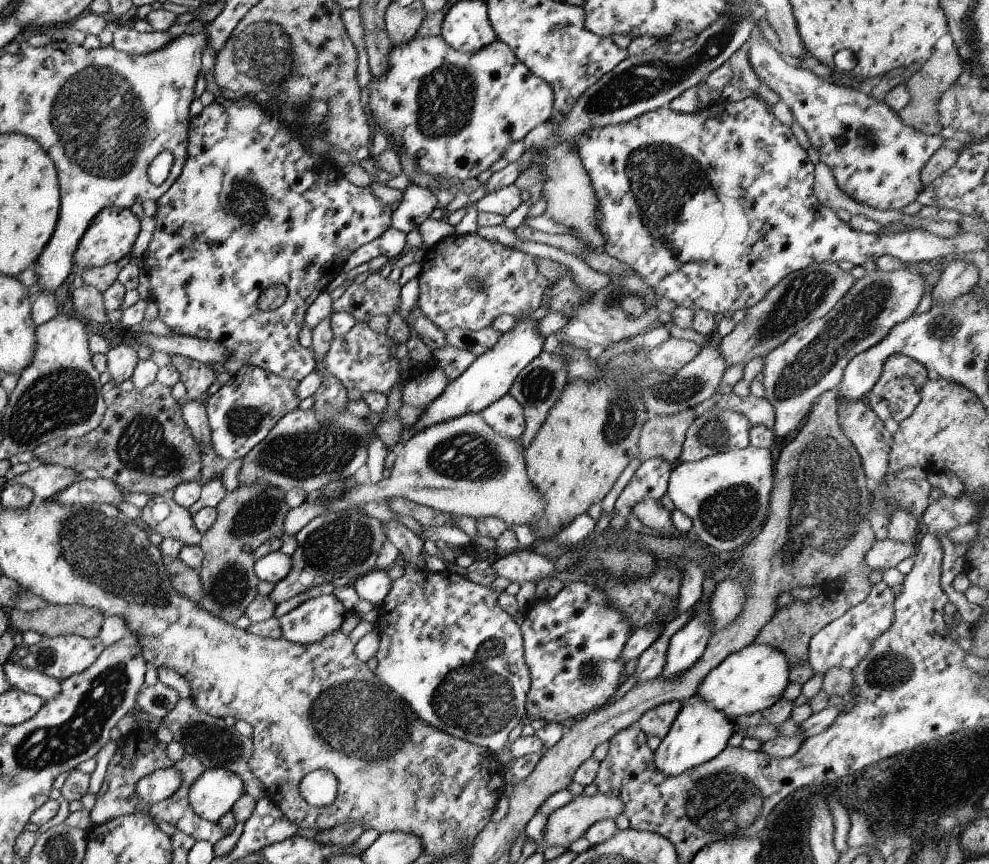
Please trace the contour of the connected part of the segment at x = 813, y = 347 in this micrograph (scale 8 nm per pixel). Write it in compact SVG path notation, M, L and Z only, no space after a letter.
M876 269L863 278L855 280L852 287L837 301L837 304L821 318L812 320L803 328L796 330L783 344L770 350L762 364L762 382L765 400L770 402L774 412L772 431L777 438L787 438L797 430L811 410L812 404L820 394L837 388L841 382L845 365L860 352L877 344L896 324L913 315L924 291L922 277L911 270L897 269L882 271Z

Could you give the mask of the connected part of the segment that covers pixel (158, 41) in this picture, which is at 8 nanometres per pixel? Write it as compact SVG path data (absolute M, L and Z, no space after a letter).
M119 27L112 34L111 45L115 50L129 53L130 55L144 55L163 48L173 40L167 31L151 31L142 33L134 28Z

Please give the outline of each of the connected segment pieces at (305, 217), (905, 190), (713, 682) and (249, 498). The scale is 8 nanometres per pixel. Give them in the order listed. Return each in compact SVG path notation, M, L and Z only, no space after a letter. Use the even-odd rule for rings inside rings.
M223 97L214 98L206 106L204 106L197 116L191 117L188 124L188 133L186 134L186 157L181 167L181 172L179 176L171 183L171 186L156 200L156 210L154 213L154 230L151 234L148 247L140 258L142 262L141 271L143 271L149 280L149 295L151 299L157 303L158 306L158 317L173 335L179 335L184 337L195 337L196 339L201 339L204 341L212 341L213 343L220 343L220 346L227 349L226 360L233 360L233 362L243 362L244 365L254 365L255 367L262 368L263 370L269 371L271 374L280 376L284 379L293 379L299 382L304 376L307 376L309 372L314 370L316 362L314 361L314 354L312 353L311 348L306 349L298 344L298 332L302 327L304 322L304 314L309 305L317 298L317 295L322 291L327 291L334 283L340 279L340 271L343 266L343 263L347 260L347 257L361 245L371 242L377 235L380 235L384 230L390 227L390 218L393 210L393 206L382 204L373 198L371 195L369 186L357 187L347 182L347 179L343 178L343 174L335 176L333 180L329 178L329 170L323 168L323 164L329 164L331 160L326 156L321 156L315 152L307 151L303 148L304 142L309 140L303 140L296 135L296 130L293 127L290 127L287 123L282 121L279 113L270 113L262 104L255 102L251 97L241 97L238 100L225 99ZM275 285L282 285L286 288L286 297L285 302L282 304L281 308L275 311L262 311L256 307L256 300L259 298L261 292L263 292L267 287L272 287Z
M753 28L749 41L748 61L755 76L759 81L763 80L789 107L792 117L808 137L810 146L817 150L818 160L827 165L841 192L859 204L880 211L900 210L916 200L923 187L920 181L921 168L943 142L939 134L926 135L904 125L897 113L889 109L882 99L871 98L851 87L841 88L826 77L818 77L809 70L787 64L762 37L758 28Z
M753 642L726 656L712 668L697 687L695 695L724 712L733 721L738 716L765 711L775 704L789 683L788 672L786 656L779 649Z
M263 481L250 485L241 483L217 503L215 520L198 544L203 552L198 570L202 588L199 606L214 617L233 625L257 596L255 588L260 580L253 572L252 552L266 540L282 535L283 519L291 509L285 502L284 493Z

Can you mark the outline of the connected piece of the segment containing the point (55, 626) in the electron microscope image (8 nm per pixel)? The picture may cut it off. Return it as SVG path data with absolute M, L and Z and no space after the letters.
M47 605L45 608L21 612L9 612L9 627L12 632L21 634L25 630L37 632L41 637L54 637L57 635L79 635L88 639L97 637L104 616L100 610L85 605Z

